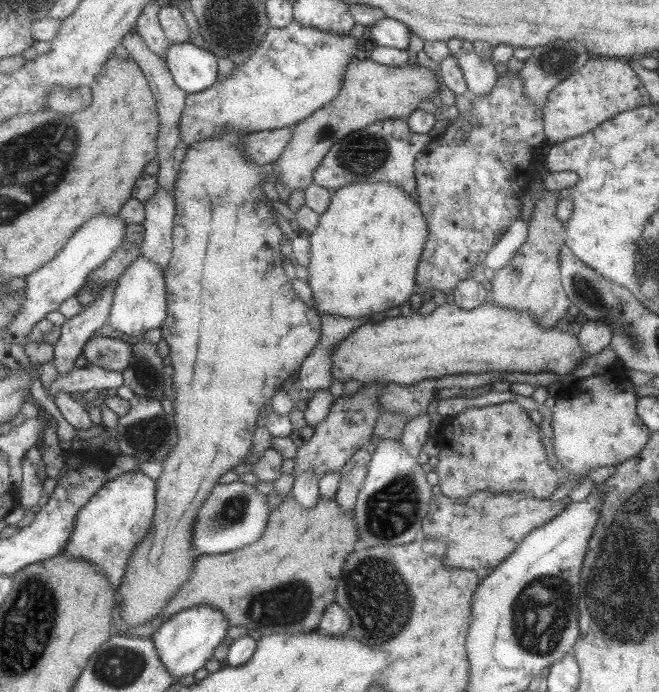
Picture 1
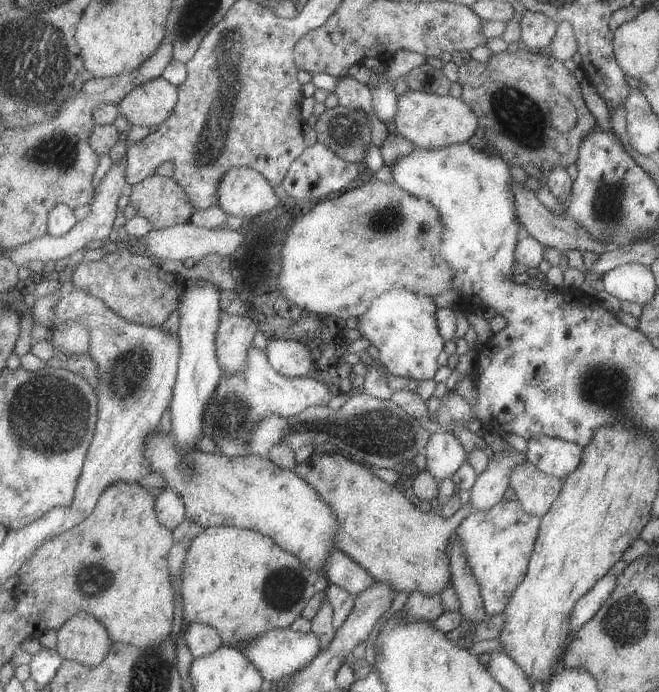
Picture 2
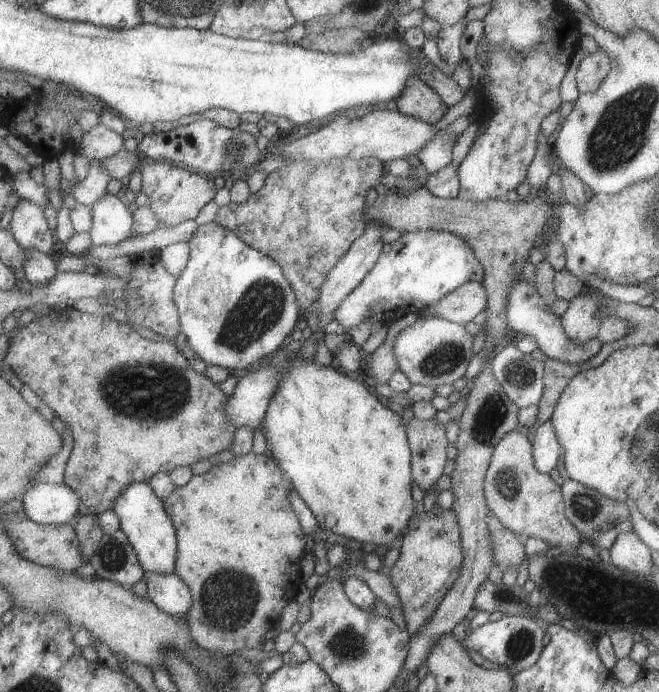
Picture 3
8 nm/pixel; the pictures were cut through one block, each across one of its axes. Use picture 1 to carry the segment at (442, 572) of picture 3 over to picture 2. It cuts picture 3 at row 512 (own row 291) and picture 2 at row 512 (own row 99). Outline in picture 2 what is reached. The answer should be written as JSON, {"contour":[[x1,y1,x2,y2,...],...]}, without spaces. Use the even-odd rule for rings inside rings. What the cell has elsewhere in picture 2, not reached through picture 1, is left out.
{"contour":[[503,498,490,510,472,510,458,526,457,540,462,544,466,562,478,582,488,616,502,614,510,602,510,596,524,580,540,523,541,517,528,514,518,500]]}

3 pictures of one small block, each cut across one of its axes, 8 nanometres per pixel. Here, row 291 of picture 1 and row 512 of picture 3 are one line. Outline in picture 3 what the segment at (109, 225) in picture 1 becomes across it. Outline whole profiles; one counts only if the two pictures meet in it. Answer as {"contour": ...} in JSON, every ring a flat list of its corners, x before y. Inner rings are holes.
{"contour":[[40,483,24,492,23,509,38,524,69,524,79,514,78,508,80,498,66,484]]}

